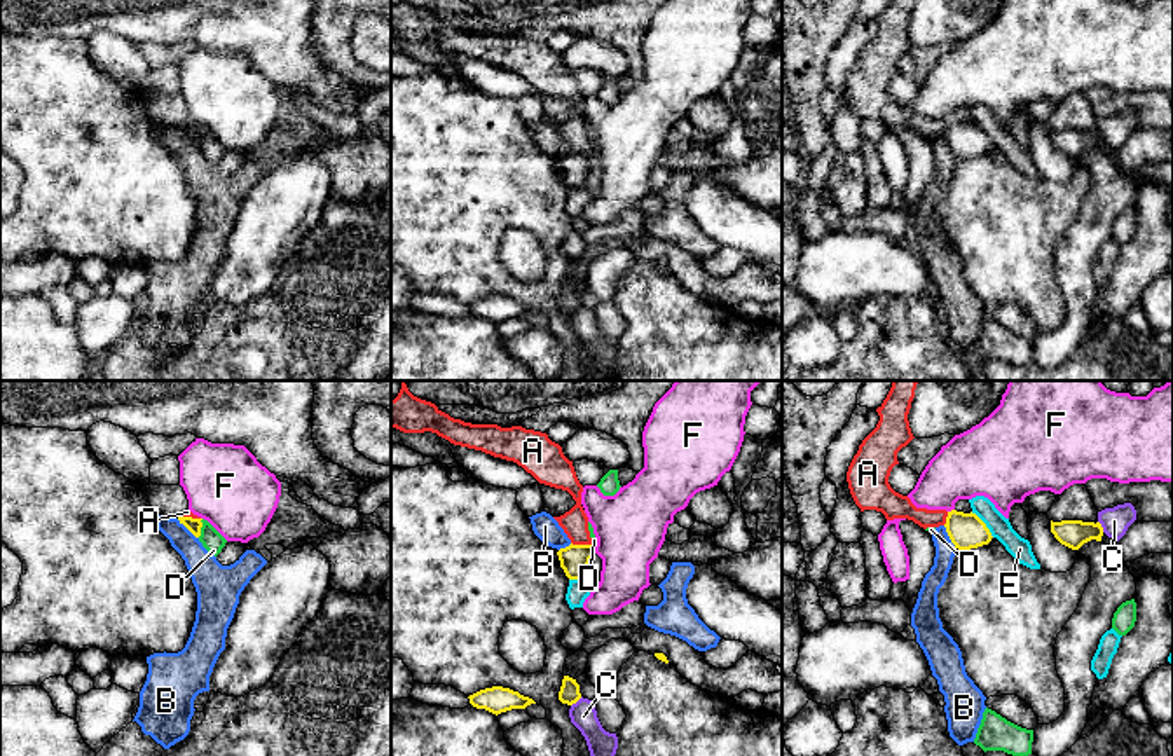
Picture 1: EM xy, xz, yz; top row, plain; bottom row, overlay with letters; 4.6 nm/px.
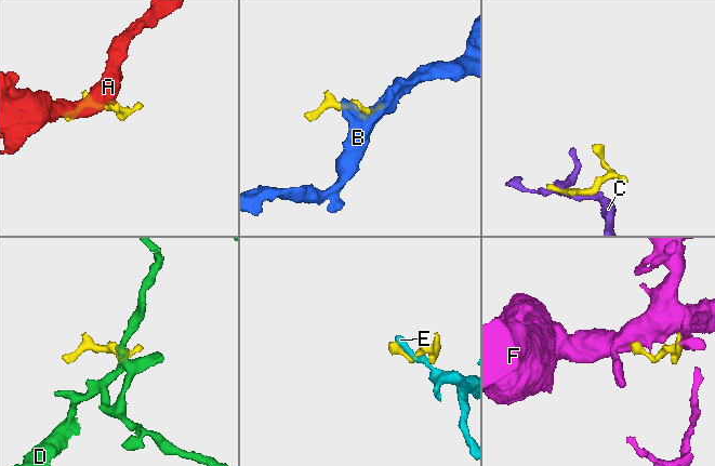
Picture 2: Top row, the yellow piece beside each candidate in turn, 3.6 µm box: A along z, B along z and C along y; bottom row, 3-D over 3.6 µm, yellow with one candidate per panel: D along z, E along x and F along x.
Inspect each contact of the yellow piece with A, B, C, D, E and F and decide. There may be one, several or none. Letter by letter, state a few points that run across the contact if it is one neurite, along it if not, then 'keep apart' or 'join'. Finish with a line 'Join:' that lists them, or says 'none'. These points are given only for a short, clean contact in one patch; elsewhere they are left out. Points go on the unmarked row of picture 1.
A: xz (575, 168), (582, 154), (575, 131) | join
B: xy (177, 128), (198, 147) | keep apart
C: xz (582, 306), (571, 315) | keep apart
D: xy (203, 128), (198, 145) | keep apart
E: keep apart
F: xz (594, 156), (596, 161) | keep apart
Join: A

